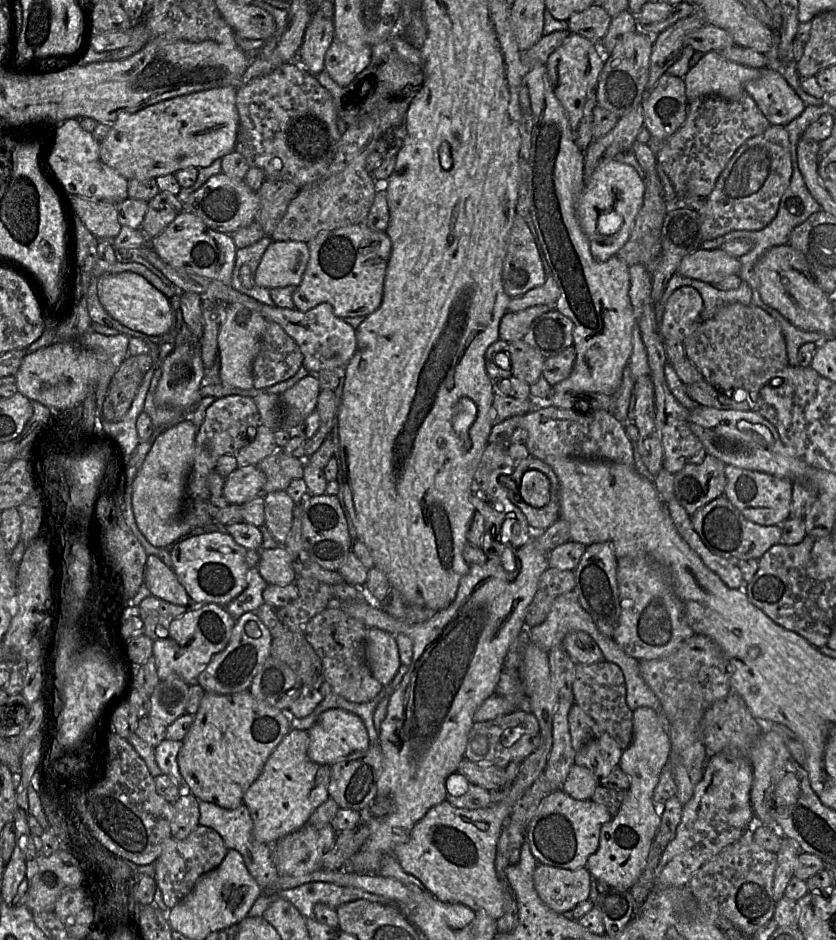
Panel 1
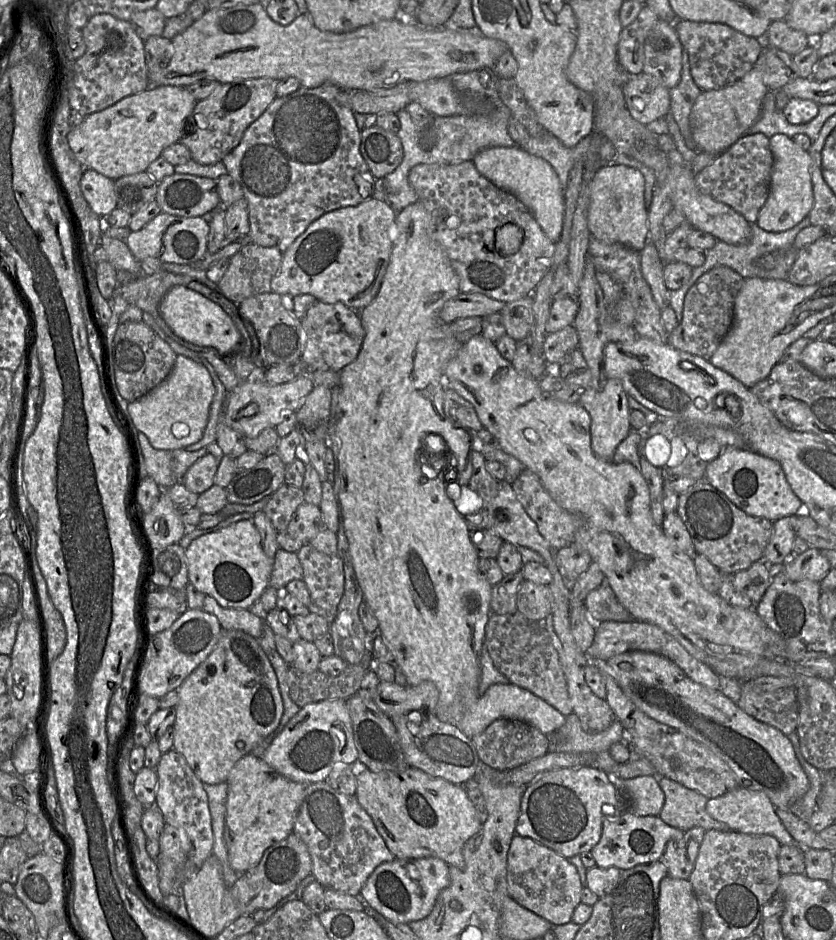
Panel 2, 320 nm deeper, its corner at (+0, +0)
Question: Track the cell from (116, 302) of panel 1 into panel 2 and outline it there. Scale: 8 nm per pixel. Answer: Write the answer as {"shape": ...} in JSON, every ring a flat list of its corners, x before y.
{"shape":[[172,287,160,302,160,314,177,337,199,346,213,347,219,351,220,355,231,356,245,353,251,347,251,343,248,348,245,348,243,344,241,344,242,336,239,330,236,328,231,317,221,308,221,306,187,287]]}

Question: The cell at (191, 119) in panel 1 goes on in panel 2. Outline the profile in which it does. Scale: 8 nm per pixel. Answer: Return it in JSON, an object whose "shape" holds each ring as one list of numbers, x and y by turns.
{"shape":[[150,85,141,93,125,97,102,111,86,116,78,127,69,132,68,144,85,169,93,169,111,180,144,172,161,156,166,147,180,141,186,120,193,112,196,103,196,99,185,87]]}

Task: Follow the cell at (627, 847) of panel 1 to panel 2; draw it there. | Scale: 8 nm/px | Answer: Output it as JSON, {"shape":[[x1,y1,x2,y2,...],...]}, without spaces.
{"shape":[[624,812,604,821,599,842,591,853,600,868,615,867,621,871,661,859,668,841,679,840,684,832,669,826,659,816,636,816]]}

